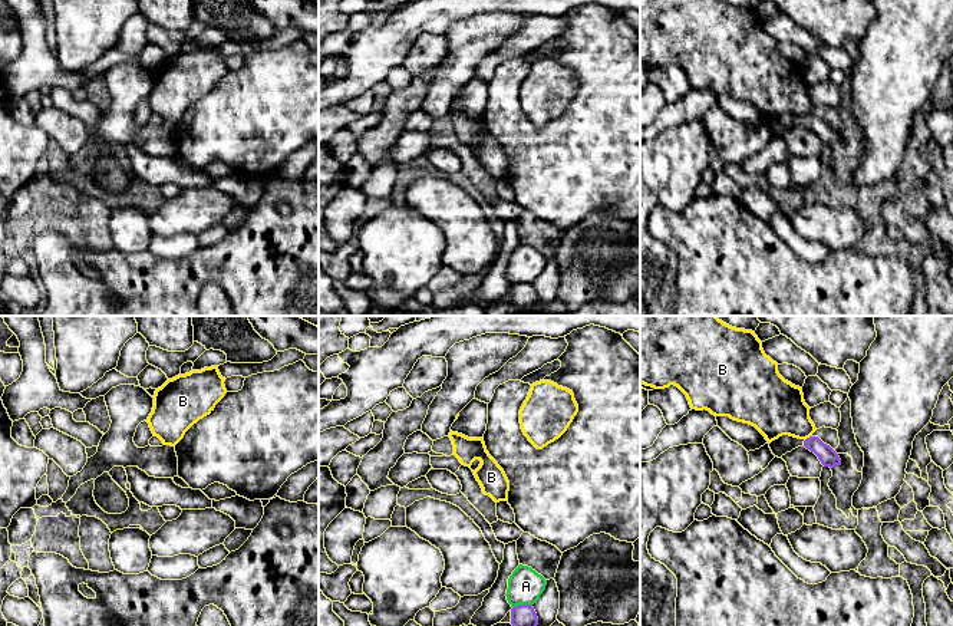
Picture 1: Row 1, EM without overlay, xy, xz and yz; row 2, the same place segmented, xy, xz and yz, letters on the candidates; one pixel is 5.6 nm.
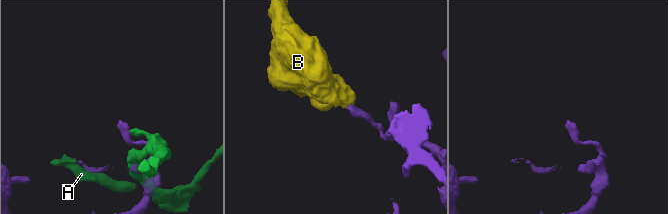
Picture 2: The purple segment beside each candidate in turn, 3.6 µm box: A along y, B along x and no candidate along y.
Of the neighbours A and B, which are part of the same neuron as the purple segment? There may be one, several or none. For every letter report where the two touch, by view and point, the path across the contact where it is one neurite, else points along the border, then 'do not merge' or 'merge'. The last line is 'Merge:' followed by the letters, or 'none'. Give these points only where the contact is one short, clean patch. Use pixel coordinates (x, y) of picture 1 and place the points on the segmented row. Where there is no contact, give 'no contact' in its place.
A: meets purple in xz at (521, 605); do not merge
B: meets purple in yz at (807, 438); border along yz (810, 435), (805, 440); do not merge
Merge: none

